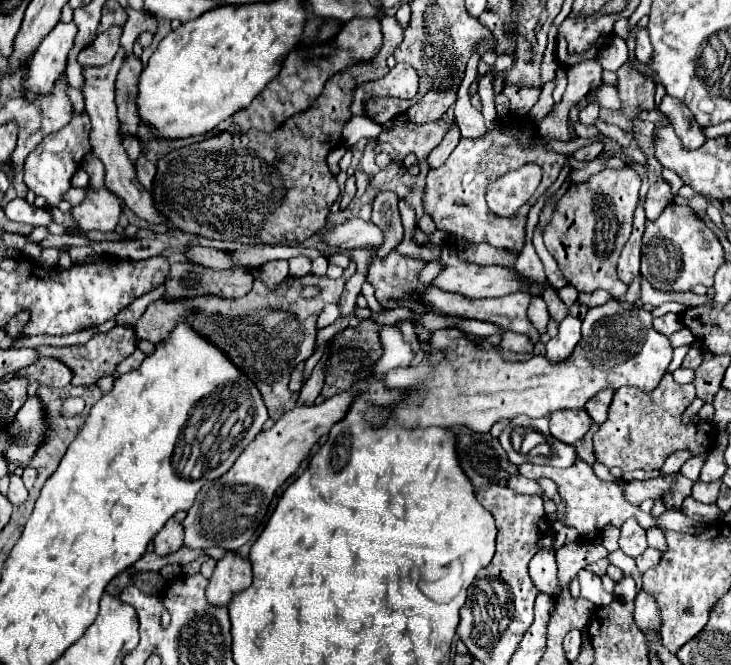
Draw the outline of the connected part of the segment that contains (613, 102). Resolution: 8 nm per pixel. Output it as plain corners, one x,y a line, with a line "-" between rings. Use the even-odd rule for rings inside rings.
602,84
602,88
598,90
598,102
602,108
612,108
612,110
620,110
622,108
622,102
618,98
618,92
614,86
608,86
608,84

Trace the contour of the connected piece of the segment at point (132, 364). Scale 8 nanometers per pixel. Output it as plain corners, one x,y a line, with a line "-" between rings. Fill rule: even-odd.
136,350
132,356
128,356
120,366
118,366
118,374
126,374
126,372
132,372
136,368
140,368
142,360
146,358
146,354
142,350

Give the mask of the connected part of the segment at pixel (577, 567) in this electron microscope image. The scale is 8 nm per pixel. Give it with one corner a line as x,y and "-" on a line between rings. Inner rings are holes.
576,540
570,544
564,544
556,552
558,560
558,586
560,590
568,592
570,580
588,564
606,558
608,552
600,542
586,542
586,540

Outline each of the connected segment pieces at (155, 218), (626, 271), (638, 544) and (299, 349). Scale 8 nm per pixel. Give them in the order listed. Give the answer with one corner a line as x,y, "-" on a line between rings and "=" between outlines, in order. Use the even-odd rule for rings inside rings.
124,49
120,50
114,60
110,64
104,66
94,66
94,68
82,68
82,76
84,76
84,84
82,84
82,94
84,94
84,104
86,104
86,114
90,116
92,122
92,130
90,130
90,146
92,152
104,162
106,166
106,186
142,220
146,220
148,224
156,224
156,226
164,226
164,218
160,216
160,212
156,212
156,206
152,204
152,194
138,182
136,178
136,170
132,166
132,162
126,156
126,150
122,146
120,140
120,122
116,116
116,104
114,104
114,80
116,74
122,66
122,58
124,58
=
640,202
634,212
632,234
628,238
628,244
622,248
622,254
618,260
618,276
626,284
630,284
640,274
640,246
642,246
644,222
646,222
646,216
644,216
644,206
=
628,520
620,528
620,550
632,558
640,556
648,548
646,532
636,524
636,520
=
308,274
308,276
304,276
304,278
292,278
292,292
290,292
290,288
288,288
288,286
284,286
284,284
282,284
282,286
280,286
280,288
278,288
276,292
268,292
268,290
266,290
266,292
258,292
258,294
254,294
254,296
252,296
250,300
246,300
246,304
242,304
242,298
236,298
236,300
224,300
224,298
218,298
218,296
200,296
200,298
194,298
194,300
156,300
154,304
150,304
150,306
148,306
148,310
146,310
146,314
144,314
144,316
142,316
142,318
140,318
138,322
136,322
136,334
138,334
138,336
142,336
144,340
150,340
152,344
160,344
160,342
164,342
164,340
166,340
166,338
170,336
170,332
172,332
172,328
176,328
176,324
178,324
178,322
188,322
188,324
192,326
192,330
196,330
196,332
200,332
200,336
204,336
204,338
206,338
208,342
212,342
212,344
216,344
216,346
218,346
218,348
220,348
220,350
222,350
222,352
224,352
224,354
226,354
226,356
228,356
228,358
230,358
230,360
232,360
232,362
236,364
236,368
240,368
240,372
244,372
244,374
246,374
246,376
248,376
248,378
250,378
250,380
252,380
252,382
256,384
256,388
258,388
258,390
260,390
260,394
262,394
262,400
264,400
264,404
266,404
266,408
268,408
268,414
270,414
270,418
272,418
272,420
278,420
278,418
280,418
280,416
282,416
282,414
284,414
286,410
292,410
292,408
296,406
296,400
298,400
298,394
294,394
294,392
290,392
290,390
288,390
288,378
290,378
290,372
292,372
292,368
294,368
296,364
300,364
300,362
304,362
304,360
308,360
308,358
312,356
312,352
314,352
314,340
316,340
316,318
318,318
318,314
322,312
322,308
324,308
324,306
326,306
328,302
338,302
338,300
340,300
340,294
342,294
342,290
344,290
344,284
346,284
346,280
344,280
344,278
338,278
338,280
332,280
332,278
328,278
328,276
314,276
314,274
-
304,282
308,282
308,284
318,284
318,286
322,286
322,292
320,292
320,296
318,296
318,298
314,298
314,300
304,300
304,298
300,296
300,292
302,292
302,286
304,286

